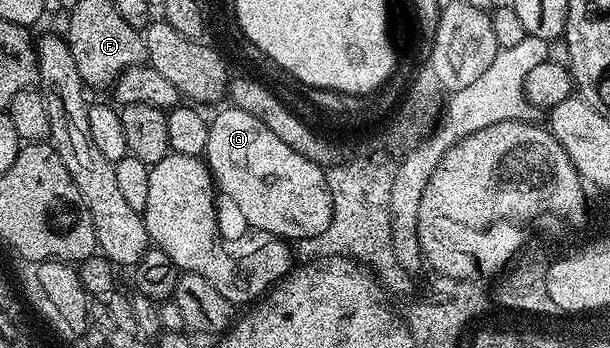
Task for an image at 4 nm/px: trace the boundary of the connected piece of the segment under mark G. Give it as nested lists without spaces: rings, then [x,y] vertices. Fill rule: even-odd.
[[[225,108],[215,118],[209,119],[208,148],[204,161],[210,168],[215,187],[222,190],[234,201],[242,218],[254,230],[263,230],[263,235],[283,240],[297,240],[304,237],[319,236],[328,228],[332,218],[332,196],[326,183],[326,171],[321,165],[296,152],[296,148],[288,148],[268,124],[256,120],[256,116],[248,116],[248,112]]]

